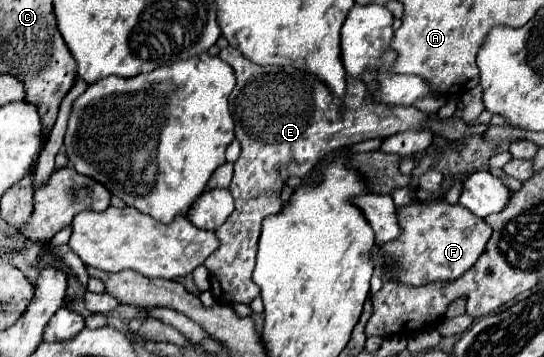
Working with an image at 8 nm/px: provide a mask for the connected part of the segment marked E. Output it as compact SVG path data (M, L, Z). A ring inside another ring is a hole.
M227 46L219 52L219 58L227 62L237 76L237 86L231 92L231 114L235 120L235 138L241 142L241 156L235 162L235 176L231 180L231 194L235 198L235 212L227 218L223 226L215 230L215 236L219 240L219 248L205 260L205 268L209 270L211 280L211 292L219 304L235 304L243 302L249 304L255 296L259 296L259 286L253 284L251 272L255 268L255 252L257 252L257 240L261 232L261 220L269 214L277 214L283 206L279 194L281 186L289 176L305 178L315 164L329 154L331 150L351 146L369 138L389 138L397 132L405 130L423 130L429 128L431 120L435 116L421 112L419 108L385 108L381 104L369 104L365 100L365 84L361 80L353 80L347 76L349 84L349 100L335 98L323 82L319 82L315 76L289 68L289 66L257 66L249 62L237 48Z

